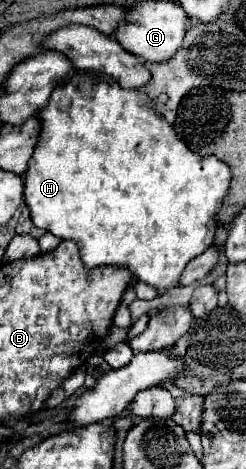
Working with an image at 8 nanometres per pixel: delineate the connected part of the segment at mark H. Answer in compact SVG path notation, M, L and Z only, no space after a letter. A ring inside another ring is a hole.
M74 70L72 78L68 78L68 82L60 82L60 86L56 86L56 90L52 92L52 98L48 100L48 106L44 106L44 110L40 110L40 114L38 114L44 130L40 130L40 142L36 142L36 150L28 162L28 170L24 172L24 202L30 208L32 224L40 230L52 232L54 236L58 236L62 240L74 240L78 244L82 262L88 268L106 266L106 264L128 266L138 280L150 284L158 290L166 290L166 288L178 284L182 270L186 268L186 264L192 258L200 256L204 250L208 250L212 246L214 234L216 234L216 212L220 210L220 204L228 192L230 168L216 156L200 156L200 154L188 150L186 144L176 136L172 126L168 126L168 122L162 116L158 116L158 112L152 106L146 106L146 100L150 100L146 92L124 90L118 86L116 80L112 80L104 74Z

